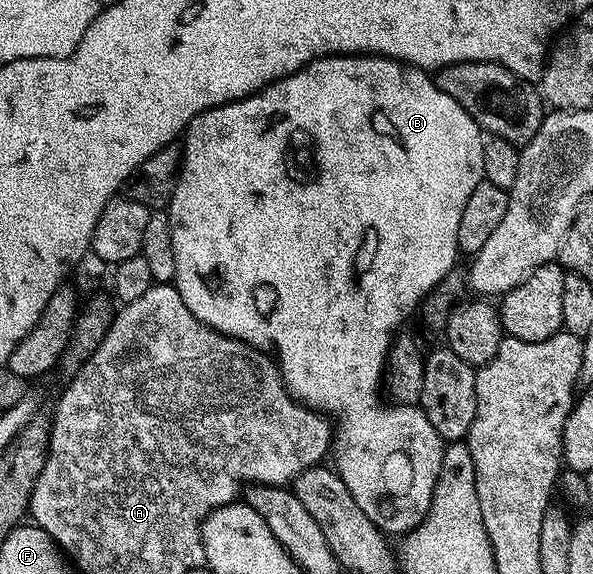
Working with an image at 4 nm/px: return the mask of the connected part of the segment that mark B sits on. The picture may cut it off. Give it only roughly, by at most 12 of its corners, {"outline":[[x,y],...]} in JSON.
{"outline":[[332,54],[201,112],[175,290],[339,414],[387,536],[445,442],[376,410],[456,269],[484,131]]}

